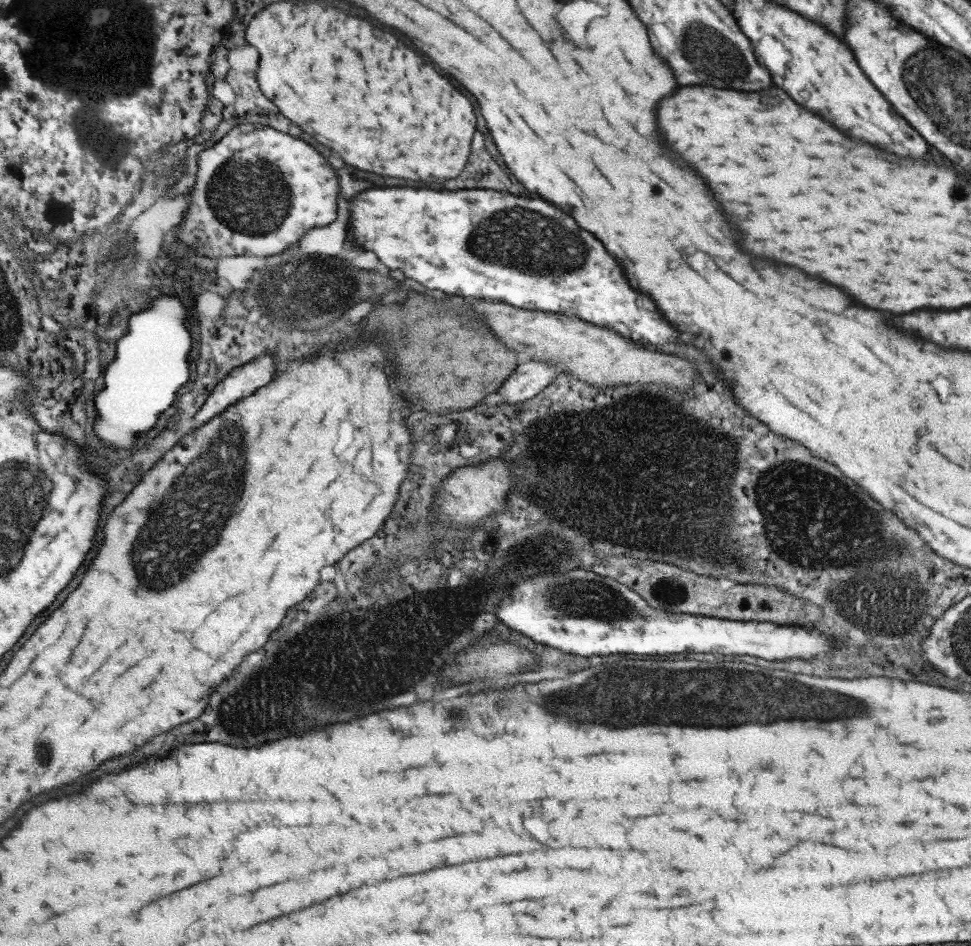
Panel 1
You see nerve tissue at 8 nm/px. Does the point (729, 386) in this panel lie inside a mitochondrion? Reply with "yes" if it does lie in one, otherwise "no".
no

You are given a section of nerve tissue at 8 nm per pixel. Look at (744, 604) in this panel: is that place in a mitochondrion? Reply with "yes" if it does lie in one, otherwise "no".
no

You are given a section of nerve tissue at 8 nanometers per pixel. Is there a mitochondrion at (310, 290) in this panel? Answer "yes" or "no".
yes

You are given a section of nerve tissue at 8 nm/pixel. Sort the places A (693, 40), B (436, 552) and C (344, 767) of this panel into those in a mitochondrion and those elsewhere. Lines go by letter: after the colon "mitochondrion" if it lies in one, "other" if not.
A: mitochondrion
B: other
C: other

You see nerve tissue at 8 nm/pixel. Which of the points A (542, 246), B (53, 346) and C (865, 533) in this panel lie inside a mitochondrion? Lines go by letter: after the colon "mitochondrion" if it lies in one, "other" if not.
A: mitochondrion
B: other
C: mitochondrion

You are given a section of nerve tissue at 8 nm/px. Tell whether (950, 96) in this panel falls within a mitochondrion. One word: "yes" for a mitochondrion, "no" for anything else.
yes

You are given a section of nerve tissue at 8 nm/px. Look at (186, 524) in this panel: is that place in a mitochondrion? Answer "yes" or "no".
yes

